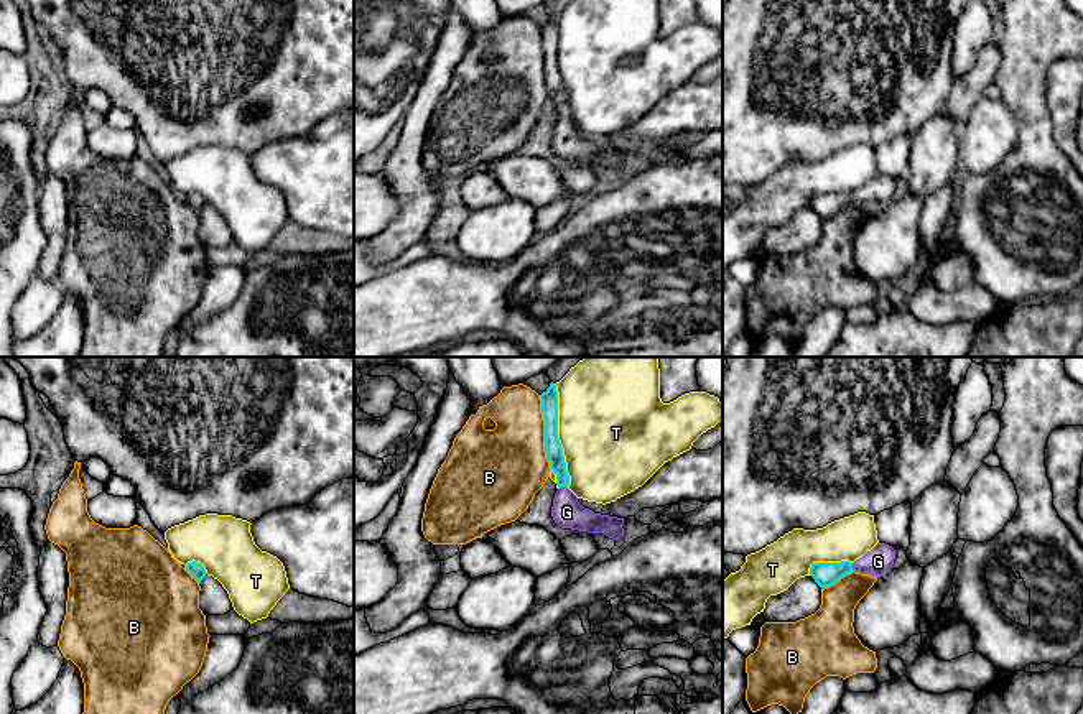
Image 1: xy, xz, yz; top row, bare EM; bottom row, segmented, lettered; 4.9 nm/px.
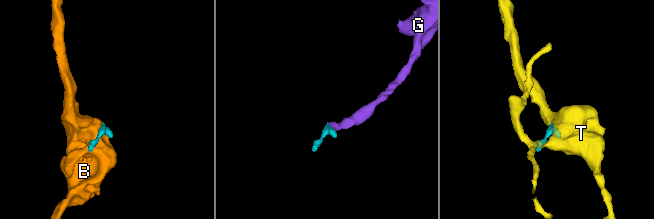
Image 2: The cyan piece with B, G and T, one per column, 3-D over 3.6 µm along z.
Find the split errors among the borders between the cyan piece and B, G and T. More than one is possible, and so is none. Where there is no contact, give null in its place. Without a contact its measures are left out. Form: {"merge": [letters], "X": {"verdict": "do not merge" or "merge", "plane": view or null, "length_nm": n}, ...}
{"merge": ["G"], "B": {"verdict": "do not merge", "plane": "xz", "length_nm": 380}, "G": {"verdict": "merge", "plane": "xz", "length_nm": 40}, "T": {"verdict": "do not merge", "plane": "xz", "length_nm": 500}}

